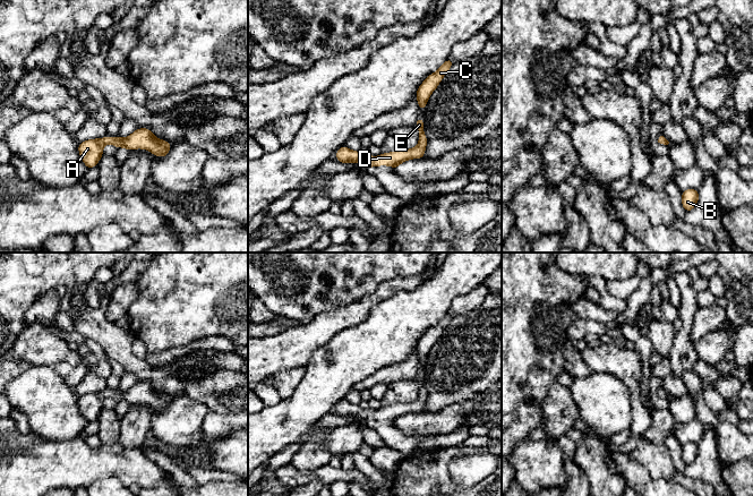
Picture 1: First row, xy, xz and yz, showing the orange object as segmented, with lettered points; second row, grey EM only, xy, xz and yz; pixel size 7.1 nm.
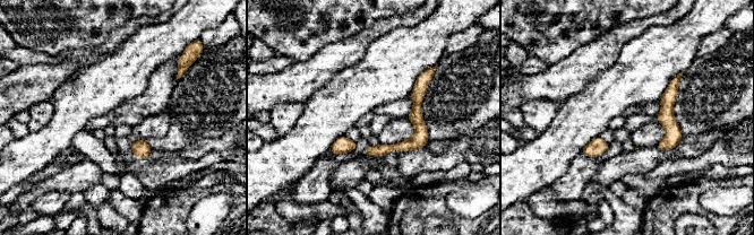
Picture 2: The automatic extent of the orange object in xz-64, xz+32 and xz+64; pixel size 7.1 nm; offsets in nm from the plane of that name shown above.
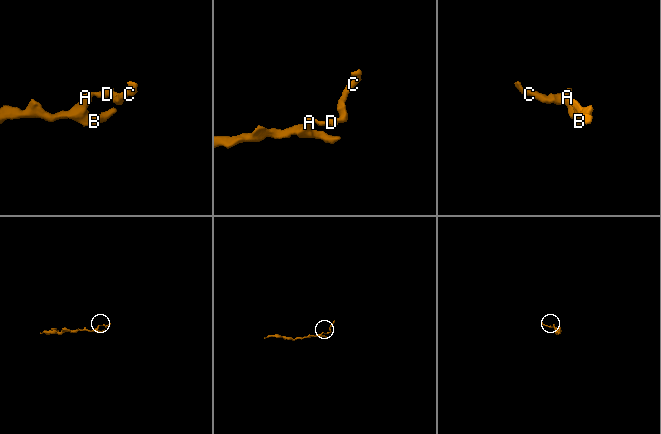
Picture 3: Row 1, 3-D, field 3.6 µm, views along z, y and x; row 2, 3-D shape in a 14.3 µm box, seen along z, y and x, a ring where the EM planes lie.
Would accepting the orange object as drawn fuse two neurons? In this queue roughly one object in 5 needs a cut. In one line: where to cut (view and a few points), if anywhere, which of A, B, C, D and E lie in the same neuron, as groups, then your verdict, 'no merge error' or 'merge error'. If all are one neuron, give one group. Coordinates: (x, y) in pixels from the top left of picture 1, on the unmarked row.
no cut | A B C D E | no merge error

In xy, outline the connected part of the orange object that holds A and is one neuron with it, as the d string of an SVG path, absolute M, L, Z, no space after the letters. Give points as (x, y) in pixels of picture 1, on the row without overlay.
M138 382L126 392L106 390L104 392L88 393L78 397L80 412L87 422L99 418L100 412L103 410L103 400L105 397L112 397L117 402L125 401L128 404L136 402L148 403L159 411L166 410L172 401L168 394L157 393L147 382Z

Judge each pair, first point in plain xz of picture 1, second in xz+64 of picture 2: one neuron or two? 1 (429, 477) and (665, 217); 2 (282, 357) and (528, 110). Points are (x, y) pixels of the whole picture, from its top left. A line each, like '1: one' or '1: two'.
1: one
2: two

